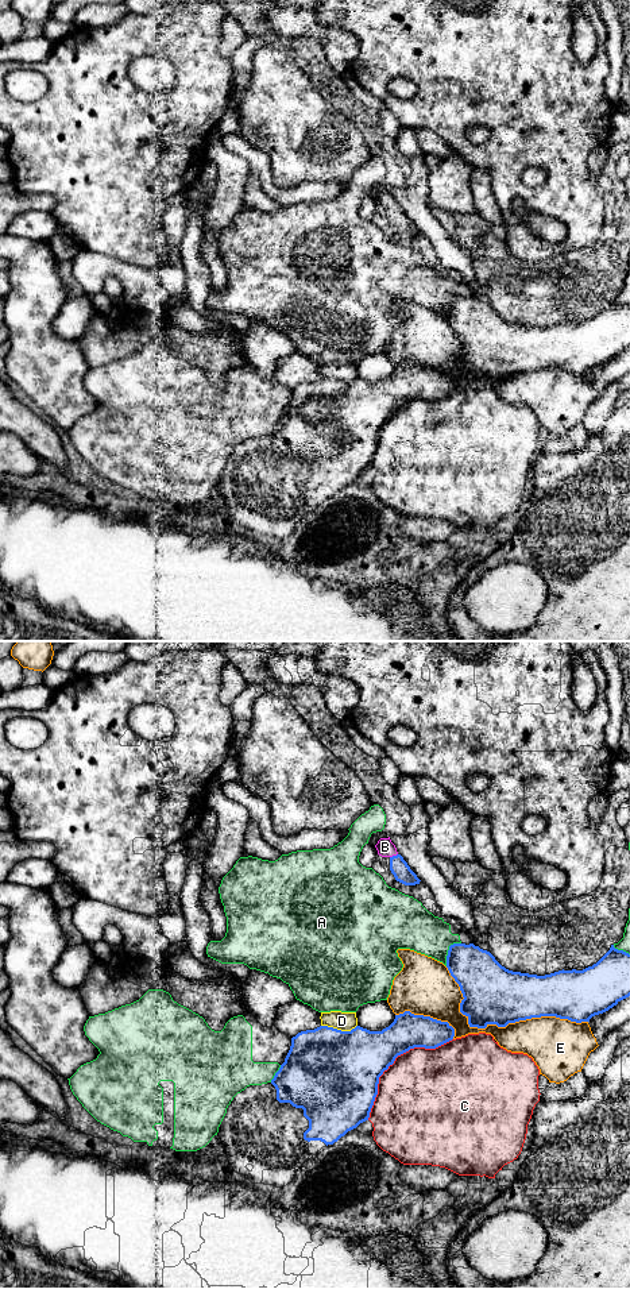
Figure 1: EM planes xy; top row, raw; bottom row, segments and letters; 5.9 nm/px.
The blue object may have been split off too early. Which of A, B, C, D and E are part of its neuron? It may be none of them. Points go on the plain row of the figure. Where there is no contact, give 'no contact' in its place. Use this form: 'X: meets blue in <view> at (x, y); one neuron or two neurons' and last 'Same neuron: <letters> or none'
A: meets blue in xy at (448, 303); two neurons
B: meets blue in xy at (393, 208); one neuron
C: meets blue in xy at (394, 412); two neurons
D: meets blue in xy at (339, 382); two neurons
E: meets blue in xy at (499, 378); two neurons
Same neuron: B

